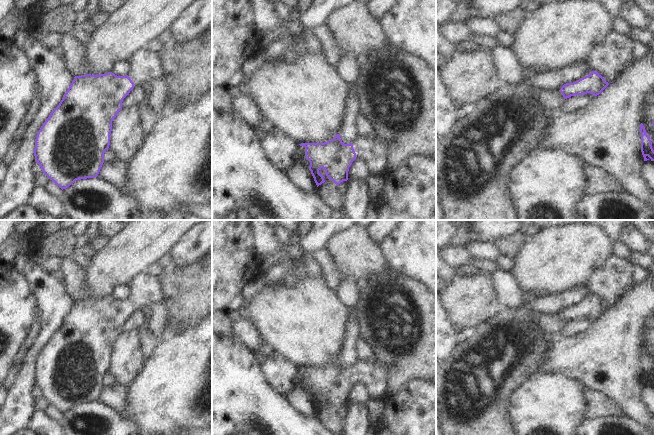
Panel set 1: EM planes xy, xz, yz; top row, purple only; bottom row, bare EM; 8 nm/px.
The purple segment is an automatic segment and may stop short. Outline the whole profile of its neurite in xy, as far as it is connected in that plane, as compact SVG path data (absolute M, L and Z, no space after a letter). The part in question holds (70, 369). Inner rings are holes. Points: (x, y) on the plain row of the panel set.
M143 273L135 276L127 285L130 291L126 300L117 300L112 296L100 299L75 300L59 329L45 344L35 363L34 380L42 396L62 414L79 403L97 401L104 387L104 376L110 369L112 345L122 334L122 325L135 310L148 312L155 303L162 300L162 288L159 277Z

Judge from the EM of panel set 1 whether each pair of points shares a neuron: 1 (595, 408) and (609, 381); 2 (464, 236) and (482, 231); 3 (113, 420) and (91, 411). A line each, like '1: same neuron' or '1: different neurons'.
1: different neurons
2: different neurons
3: same neuron

